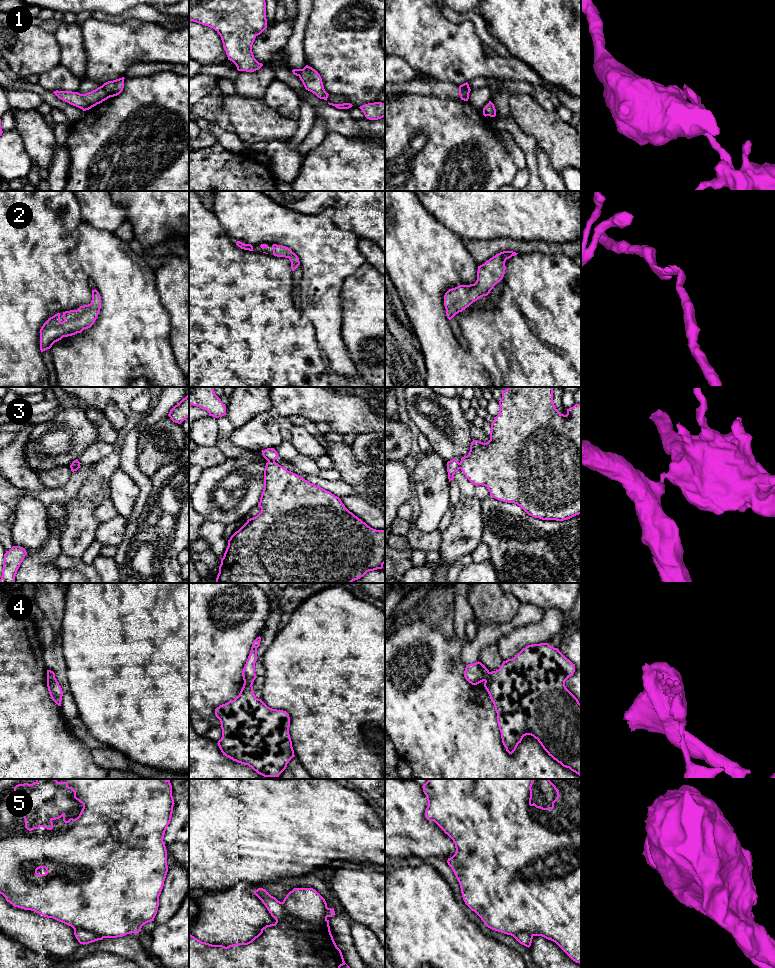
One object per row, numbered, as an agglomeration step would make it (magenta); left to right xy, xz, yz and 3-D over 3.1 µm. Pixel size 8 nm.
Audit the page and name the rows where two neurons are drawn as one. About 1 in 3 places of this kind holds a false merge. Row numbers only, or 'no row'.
1, 3, 4, 5

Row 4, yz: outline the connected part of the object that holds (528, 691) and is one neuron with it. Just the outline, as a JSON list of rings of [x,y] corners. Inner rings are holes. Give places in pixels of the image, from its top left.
[[[548,643],[532,644],[523,648],[514,658],[503,661],[498,670],[490,672],[488,679],[484,682],[484,687],[494,704],[502,743],[509,754],[512,754],[516,750],[518,744],[521,743],[524,736],[531,735],[538,740],[549,756],[560,763],[563,767],[569,768],[581,777],[581,704],[565,686],[565,681],[569,677],[573,676],[574,672],[575,665],[567,659],[558,648],[554,648]]]

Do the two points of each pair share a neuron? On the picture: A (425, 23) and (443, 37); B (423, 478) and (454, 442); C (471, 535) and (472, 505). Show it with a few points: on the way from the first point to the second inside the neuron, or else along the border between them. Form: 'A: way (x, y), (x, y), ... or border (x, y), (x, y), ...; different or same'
A: way (429, 27), (439, 37); same
B: border (433, 450), (446, 462); different
C: way (471, 528), (471, 512); same

